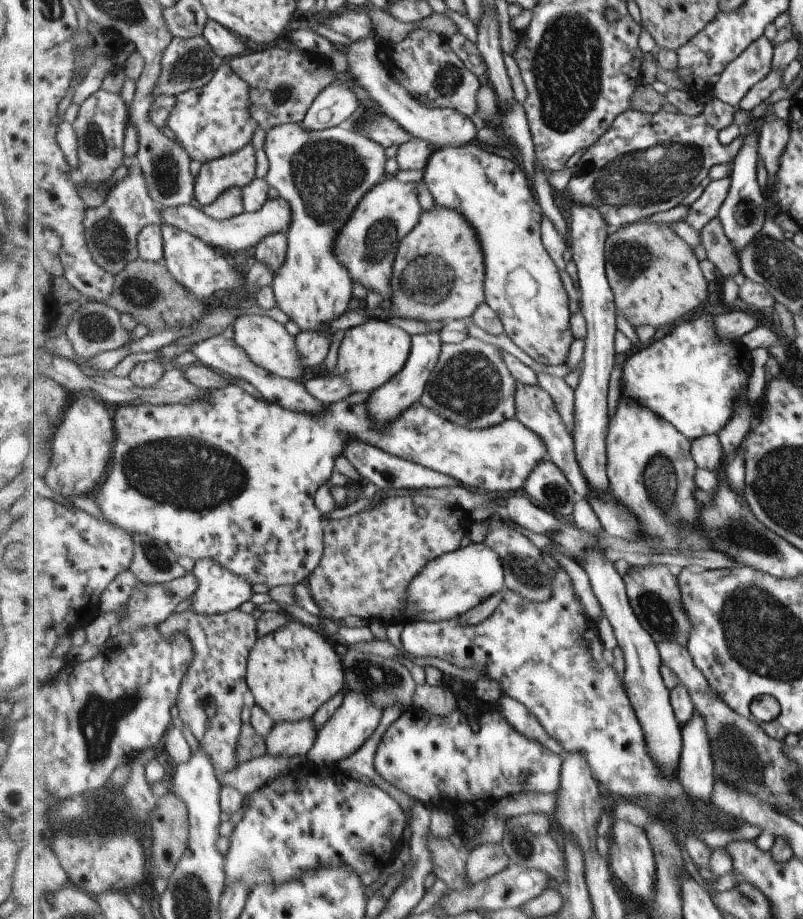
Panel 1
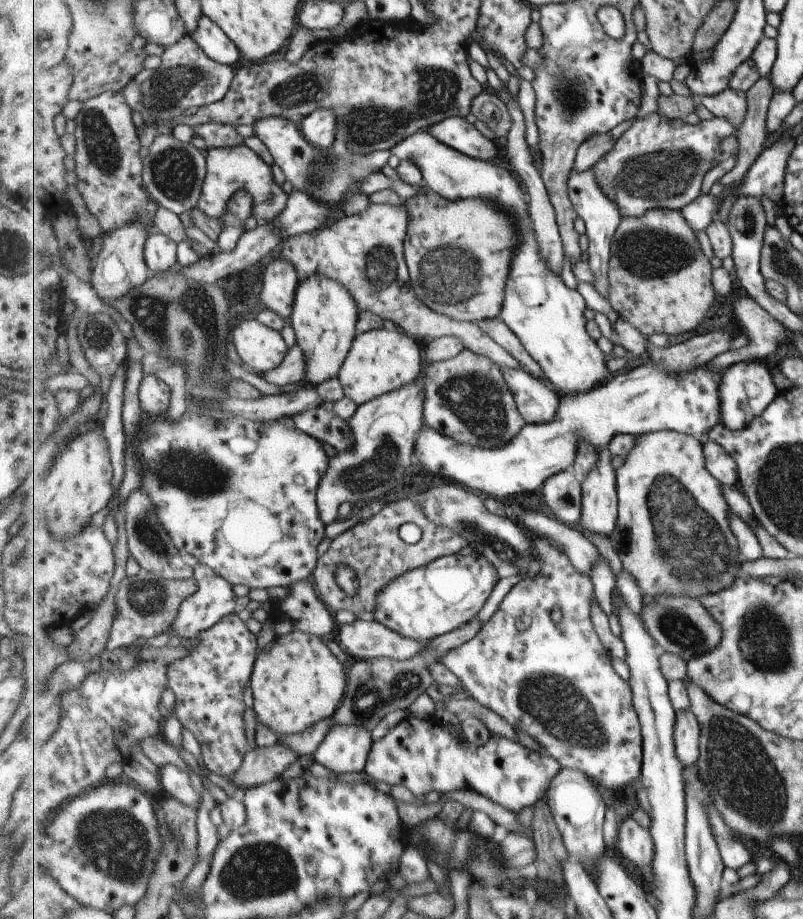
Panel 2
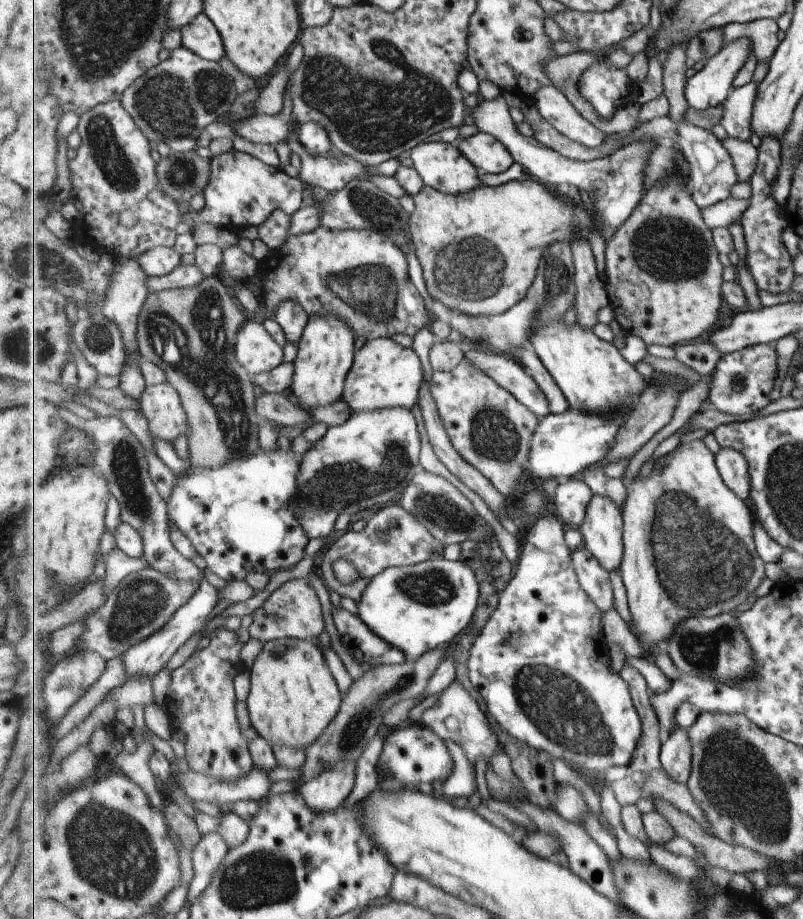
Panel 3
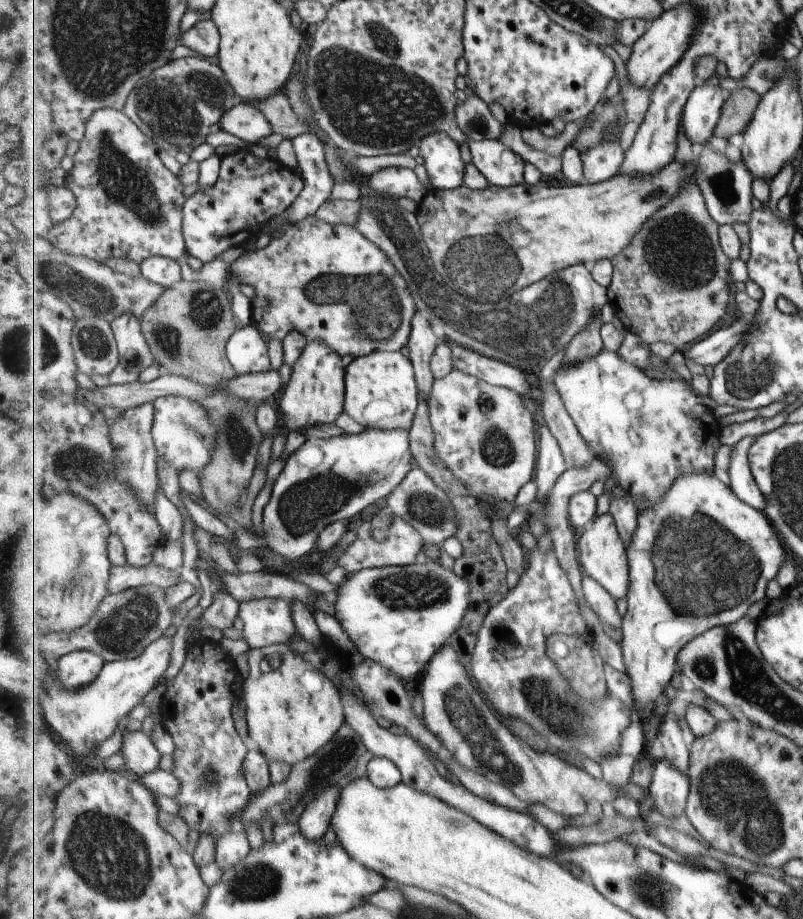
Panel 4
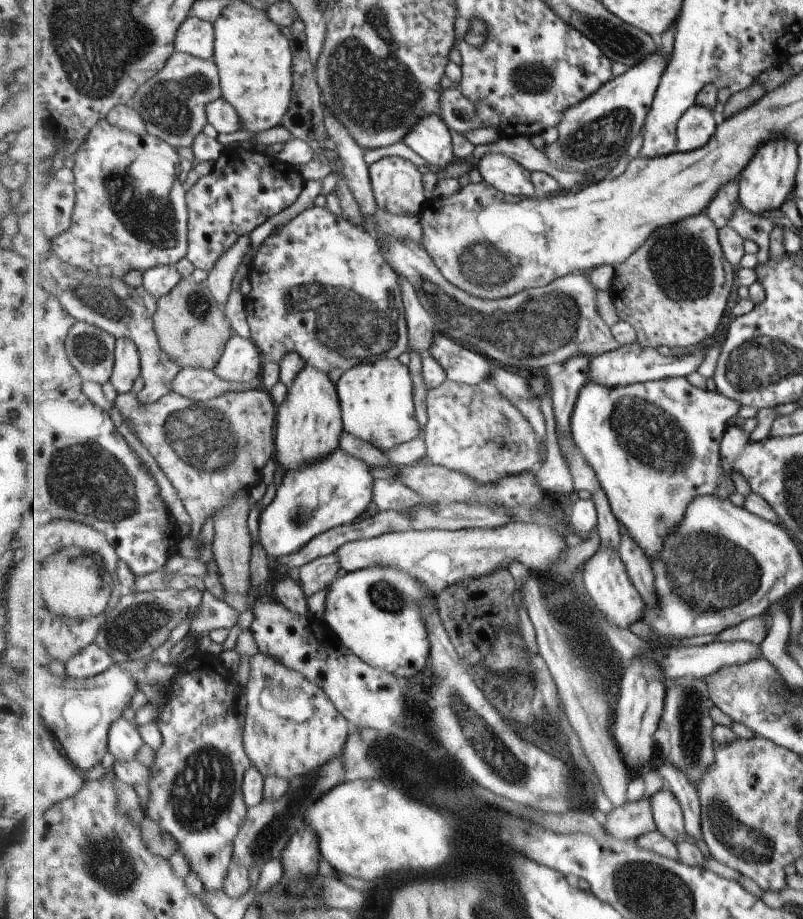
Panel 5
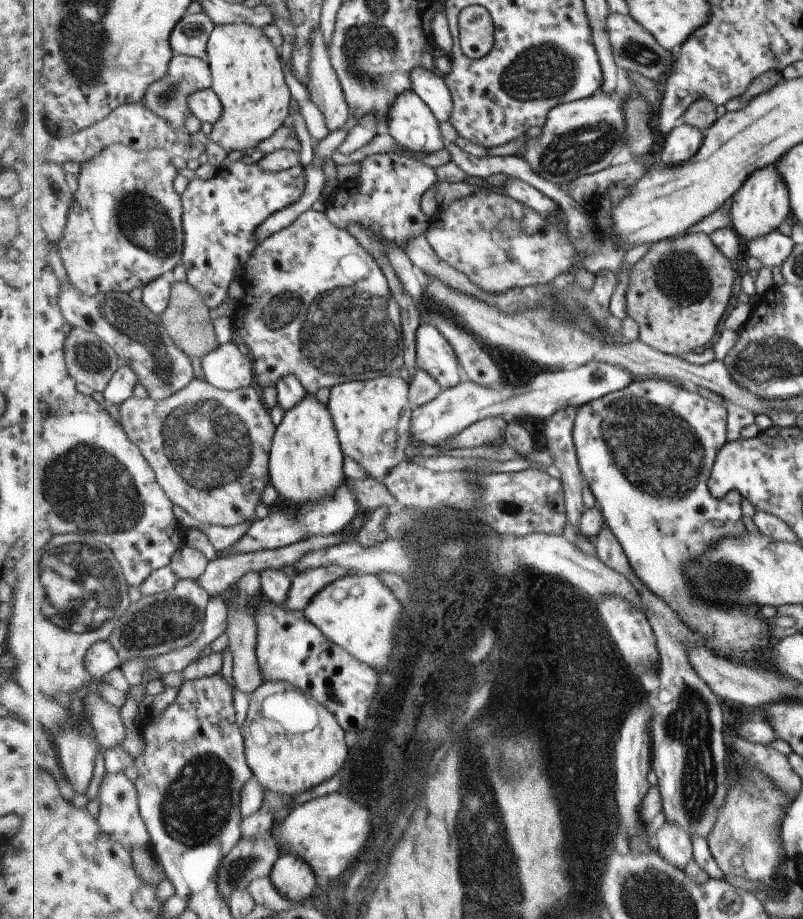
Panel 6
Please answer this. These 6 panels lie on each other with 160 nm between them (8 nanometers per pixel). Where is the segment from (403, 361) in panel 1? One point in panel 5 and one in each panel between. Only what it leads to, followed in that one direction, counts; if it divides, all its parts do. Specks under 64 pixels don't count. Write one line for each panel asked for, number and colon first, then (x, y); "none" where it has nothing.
2: (380, 362)
3: (385, 374)
4: (382, 392)
5: (377, 400)

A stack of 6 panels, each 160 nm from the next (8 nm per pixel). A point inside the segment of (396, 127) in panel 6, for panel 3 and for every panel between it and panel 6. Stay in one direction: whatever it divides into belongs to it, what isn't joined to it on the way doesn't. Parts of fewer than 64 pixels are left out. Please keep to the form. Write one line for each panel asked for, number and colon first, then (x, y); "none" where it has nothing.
3: (442, 166)
4: (442, 156)
5: (430, 137)

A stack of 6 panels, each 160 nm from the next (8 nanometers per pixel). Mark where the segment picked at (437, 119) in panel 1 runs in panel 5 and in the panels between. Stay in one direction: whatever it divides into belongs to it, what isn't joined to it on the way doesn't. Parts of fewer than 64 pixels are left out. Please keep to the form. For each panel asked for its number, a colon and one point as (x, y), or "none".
2: (455, 131)
3: (487, 153)
4: (504, 168)
5: (505, 174)

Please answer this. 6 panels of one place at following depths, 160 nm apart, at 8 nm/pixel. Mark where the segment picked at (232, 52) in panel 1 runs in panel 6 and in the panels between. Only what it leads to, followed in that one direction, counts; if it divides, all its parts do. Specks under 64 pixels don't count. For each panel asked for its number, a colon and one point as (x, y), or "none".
2: (211, 37)
3: (201, 36)
4: (204, 38)
5: (196, 37)
6: (191, 37)

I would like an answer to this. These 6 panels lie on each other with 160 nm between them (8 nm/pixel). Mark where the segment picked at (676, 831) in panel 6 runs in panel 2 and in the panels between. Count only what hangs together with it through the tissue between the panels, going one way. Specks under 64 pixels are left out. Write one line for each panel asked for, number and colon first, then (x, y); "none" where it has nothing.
2: (687, 729)
3: (676, 754)
4: (670, 789)
5: (668, 813)

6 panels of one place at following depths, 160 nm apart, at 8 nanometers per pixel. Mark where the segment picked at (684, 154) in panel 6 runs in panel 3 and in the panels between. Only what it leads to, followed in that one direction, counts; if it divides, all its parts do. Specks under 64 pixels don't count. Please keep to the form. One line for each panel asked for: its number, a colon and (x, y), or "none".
3: (709, 87)
4: (704, 109)
5: (698, 125)

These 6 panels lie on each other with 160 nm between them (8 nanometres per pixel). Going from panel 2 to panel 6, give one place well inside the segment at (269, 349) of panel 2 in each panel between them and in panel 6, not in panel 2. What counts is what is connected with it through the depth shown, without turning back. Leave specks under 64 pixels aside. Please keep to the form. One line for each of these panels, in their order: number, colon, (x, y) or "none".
3: (256, 350)
4: (249, 352)
5: (242, 361)
6: (226, 368)

